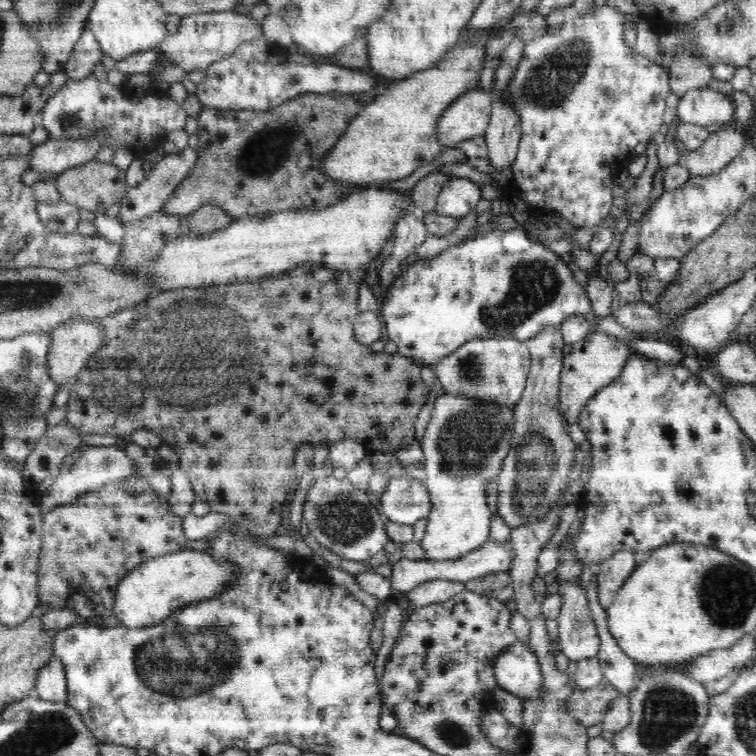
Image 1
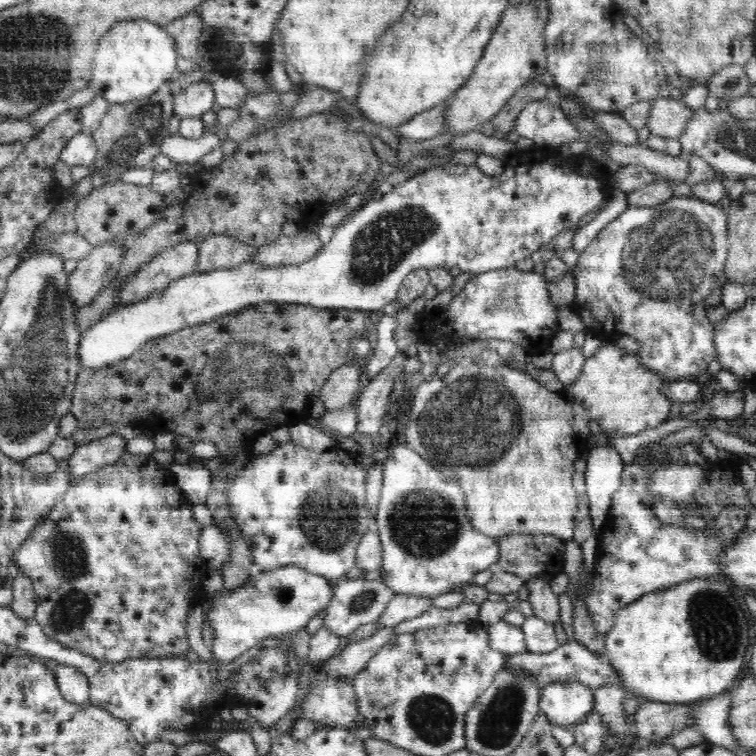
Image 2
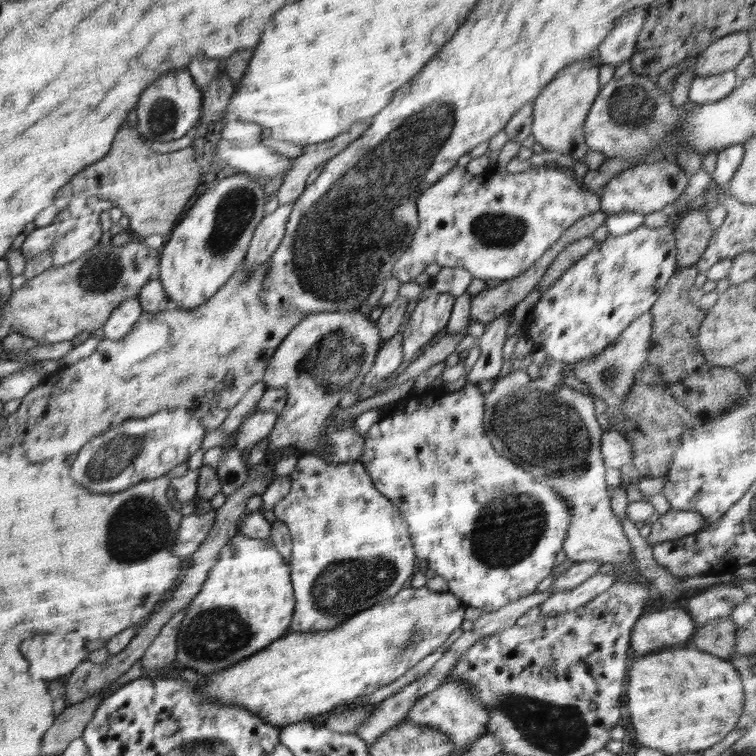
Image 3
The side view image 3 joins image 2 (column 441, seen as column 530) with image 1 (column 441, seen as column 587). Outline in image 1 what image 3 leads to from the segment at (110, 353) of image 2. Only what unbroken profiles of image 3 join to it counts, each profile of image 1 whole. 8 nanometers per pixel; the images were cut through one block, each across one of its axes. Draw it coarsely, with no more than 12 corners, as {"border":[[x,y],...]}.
{"border":[[451,177],[437,198],[434,212],[464,218],[481,208],[478,183]]}

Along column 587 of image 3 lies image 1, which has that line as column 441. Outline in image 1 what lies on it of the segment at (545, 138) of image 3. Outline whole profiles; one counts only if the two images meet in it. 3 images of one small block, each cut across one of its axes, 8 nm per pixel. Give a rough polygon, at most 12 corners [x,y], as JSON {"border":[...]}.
{"border":[[459,43],[377,96],[320,171],[338,184],[406,178],[445,148],[440,114],[478,87]]}

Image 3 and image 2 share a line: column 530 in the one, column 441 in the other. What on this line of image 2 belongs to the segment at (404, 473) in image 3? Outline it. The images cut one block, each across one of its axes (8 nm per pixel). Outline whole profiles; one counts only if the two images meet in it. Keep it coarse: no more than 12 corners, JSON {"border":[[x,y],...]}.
{"border":[[402,440],[375,523],[396,595],[497,567],[466,493]]}

